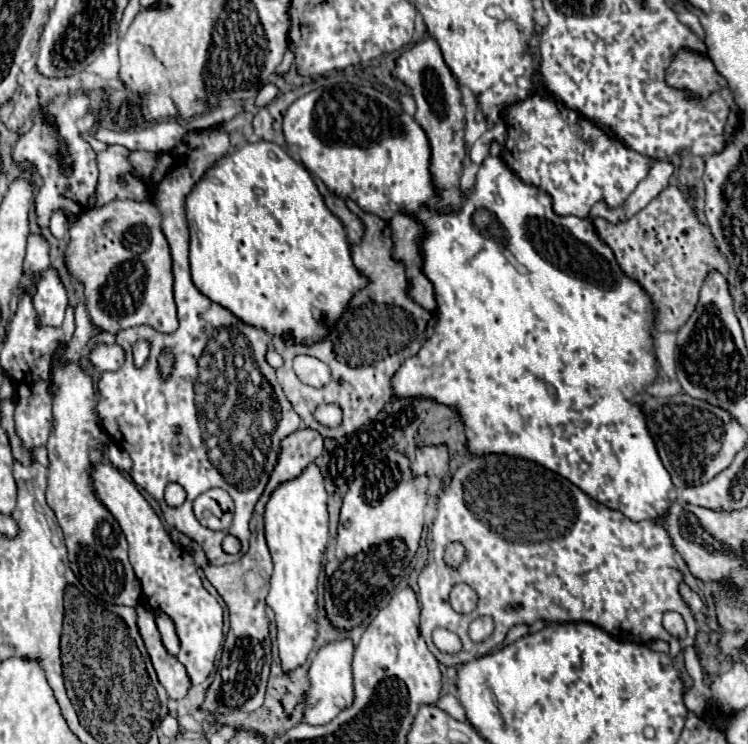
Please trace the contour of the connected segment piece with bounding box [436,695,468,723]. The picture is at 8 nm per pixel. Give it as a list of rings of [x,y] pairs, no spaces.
[[[442,695],[436,703],[436,707],[440,707],[442,711],[446,711],[450,717],[454,717],[456,721],[462,721],[462,723],[468,723],[466,719],[466,713],[464,713],[464,707],[460,705],[460,701],[456,699],[456,695]]]

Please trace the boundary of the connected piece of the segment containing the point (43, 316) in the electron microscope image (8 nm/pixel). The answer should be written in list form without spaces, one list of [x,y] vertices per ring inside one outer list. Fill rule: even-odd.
[[[50,265],[44,273],[40,273],[40,281],[34,293],[34,307],[40,315],[40,323],[52,327],[62,325],[66,305],[68,305],[66,289],[60,281],[58,271]]]

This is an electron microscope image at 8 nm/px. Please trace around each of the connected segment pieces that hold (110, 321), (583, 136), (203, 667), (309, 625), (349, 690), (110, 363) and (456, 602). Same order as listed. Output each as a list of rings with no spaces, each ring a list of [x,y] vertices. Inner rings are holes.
[[[112,201],[100,209],[88,209],[88,213],[82,213],[80,221],[70,227],[66,265],[72,279],[84,283],[90,319],[102,331],[118,333],[120,329],[136,325],[148,325],[160,333],[174,333],[178,329],[172,295],[172,257],[168,241],[160,229],[160,211],[154,201]]]
[[[548,91],[536,93],[526,101],[512,105],[506,111],[506,125],[508,125],[508,141],[502,149],[504,163],[528,185],[534,185],[546,191],[554,201],[554,211],[558,215],[576,215],[588,217],[590,207],[596,201],[606,201],[608,207],[618,207],[626,201],[626,197],[636,189],[636,185],[648,175],[650,159],[628,149],[624,143],[608,135],[604,129],[596,127],[592,121],[584,119],[572,109],[566,109],[554,95]]]
[[[100,463],[92,469],[92,481],[98,499],[110,509],[110,513],[120,523],[122,533],[126,535],[130,563],[142,583],[142,593],[148,605],[154,611],[166,613],[176,625],[182,643],[180,653],[176,655],[178,661],[186,667],[194,685],[202,683],[214,671],[214,657],[220,651],[224,639],[220,603],[204,589],[192,555],[186,549],[182,553],[182,547],[170,539],[160,517],[132,481],[128,481],[118,469],[106,463]]]
[[[316,463],[308,465],[300,477],[278,485],[264,511],[266,541],[274,561],[270,591],[266,603],[274,609],[278,627],[278,649],[284,671],[302,665],[316,639],[316,585],[322,567],[322,555],[328,543],[328,511],[324,477]]]
[[[344,639],[344,641],[336,641],[336,643],[328,643],[326,647],[322,647],[310,669],[308,669],[308,691],[302,695],[302,705],[304,705],[304,721],[310,725],[324,725],[328,721],[332,721],[342,709],[350,707],[354,701],[354,687],[352,687],[352,653],[354,653],[354,645],[352,641]]]
[[[96,345],[90,355],[90,363],[100,371],[116,371],[124,363],[124,349],[120,345]]]
[[[456,585],[450,593],[450,603],[460,613],[470,613],[476,603],[476,593],[468,585]]]

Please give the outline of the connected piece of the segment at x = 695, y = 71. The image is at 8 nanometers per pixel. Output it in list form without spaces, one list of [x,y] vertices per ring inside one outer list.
[[[682,49],[680,53],[676,53],[674,61],[670,63],[668,71],[666,71],[666,83],[674,89],[682,89],[682,91],[688,91],[696,97],[710,97],[714,91],[720,91],[726,87],[726,79],[716,71],[714,63],[708,59],[708,57],[702,57],[698,53],[692,53],[692,51],[686,51]]]

